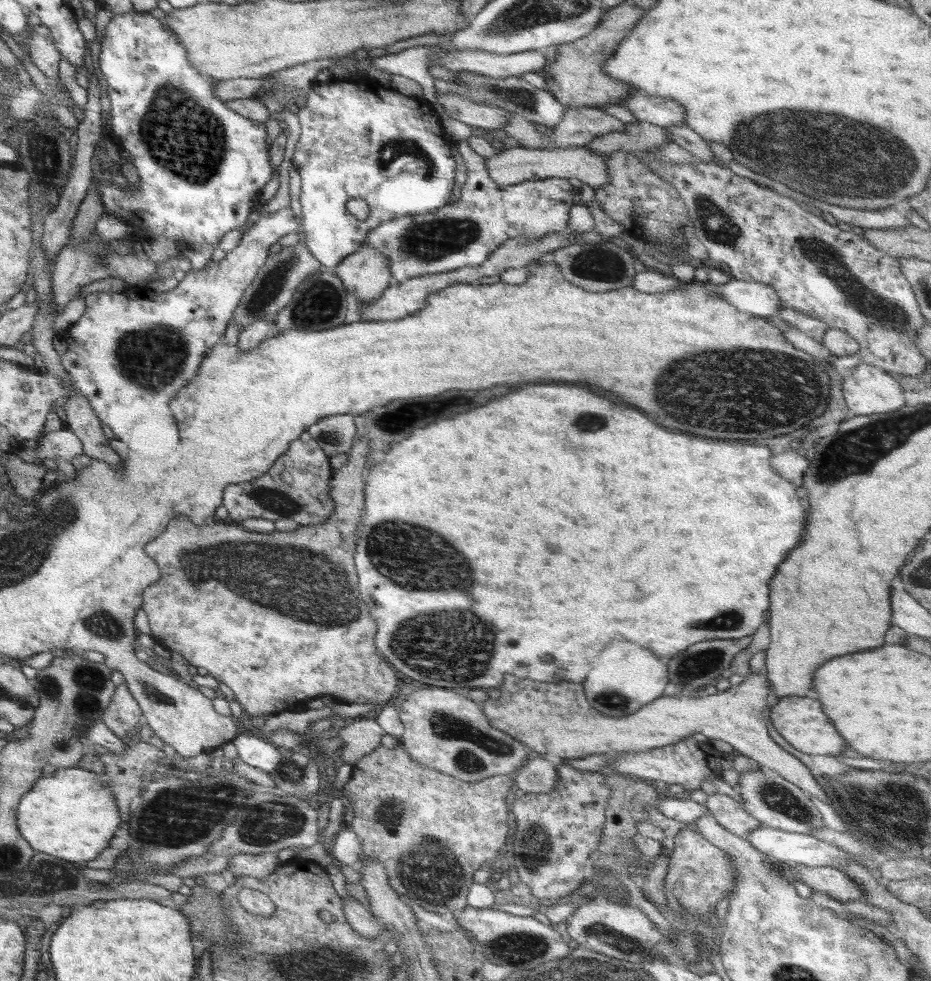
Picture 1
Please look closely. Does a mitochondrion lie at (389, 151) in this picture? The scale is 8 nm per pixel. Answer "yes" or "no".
yes

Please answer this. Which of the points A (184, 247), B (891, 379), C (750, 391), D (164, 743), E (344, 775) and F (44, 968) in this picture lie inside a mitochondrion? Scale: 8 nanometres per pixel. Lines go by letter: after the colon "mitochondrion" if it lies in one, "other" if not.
A: other
B: other
C: mitochondrion
D: other
E: other
F: other

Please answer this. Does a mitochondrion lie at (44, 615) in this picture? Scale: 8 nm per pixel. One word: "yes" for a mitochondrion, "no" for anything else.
no

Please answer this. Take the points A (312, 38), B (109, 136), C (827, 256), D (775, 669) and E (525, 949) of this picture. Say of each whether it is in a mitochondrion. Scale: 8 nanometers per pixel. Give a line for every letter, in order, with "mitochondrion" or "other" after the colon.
A: other
B: other
C: mitochondrion
D: other
E: mitochondrion

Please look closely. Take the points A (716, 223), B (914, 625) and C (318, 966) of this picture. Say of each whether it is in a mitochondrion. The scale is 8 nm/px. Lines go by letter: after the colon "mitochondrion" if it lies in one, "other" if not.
A: mitochondrion
B: other
C: mitochondrion

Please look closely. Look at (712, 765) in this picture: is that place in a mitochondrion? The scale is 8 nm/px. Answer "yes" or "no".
no

